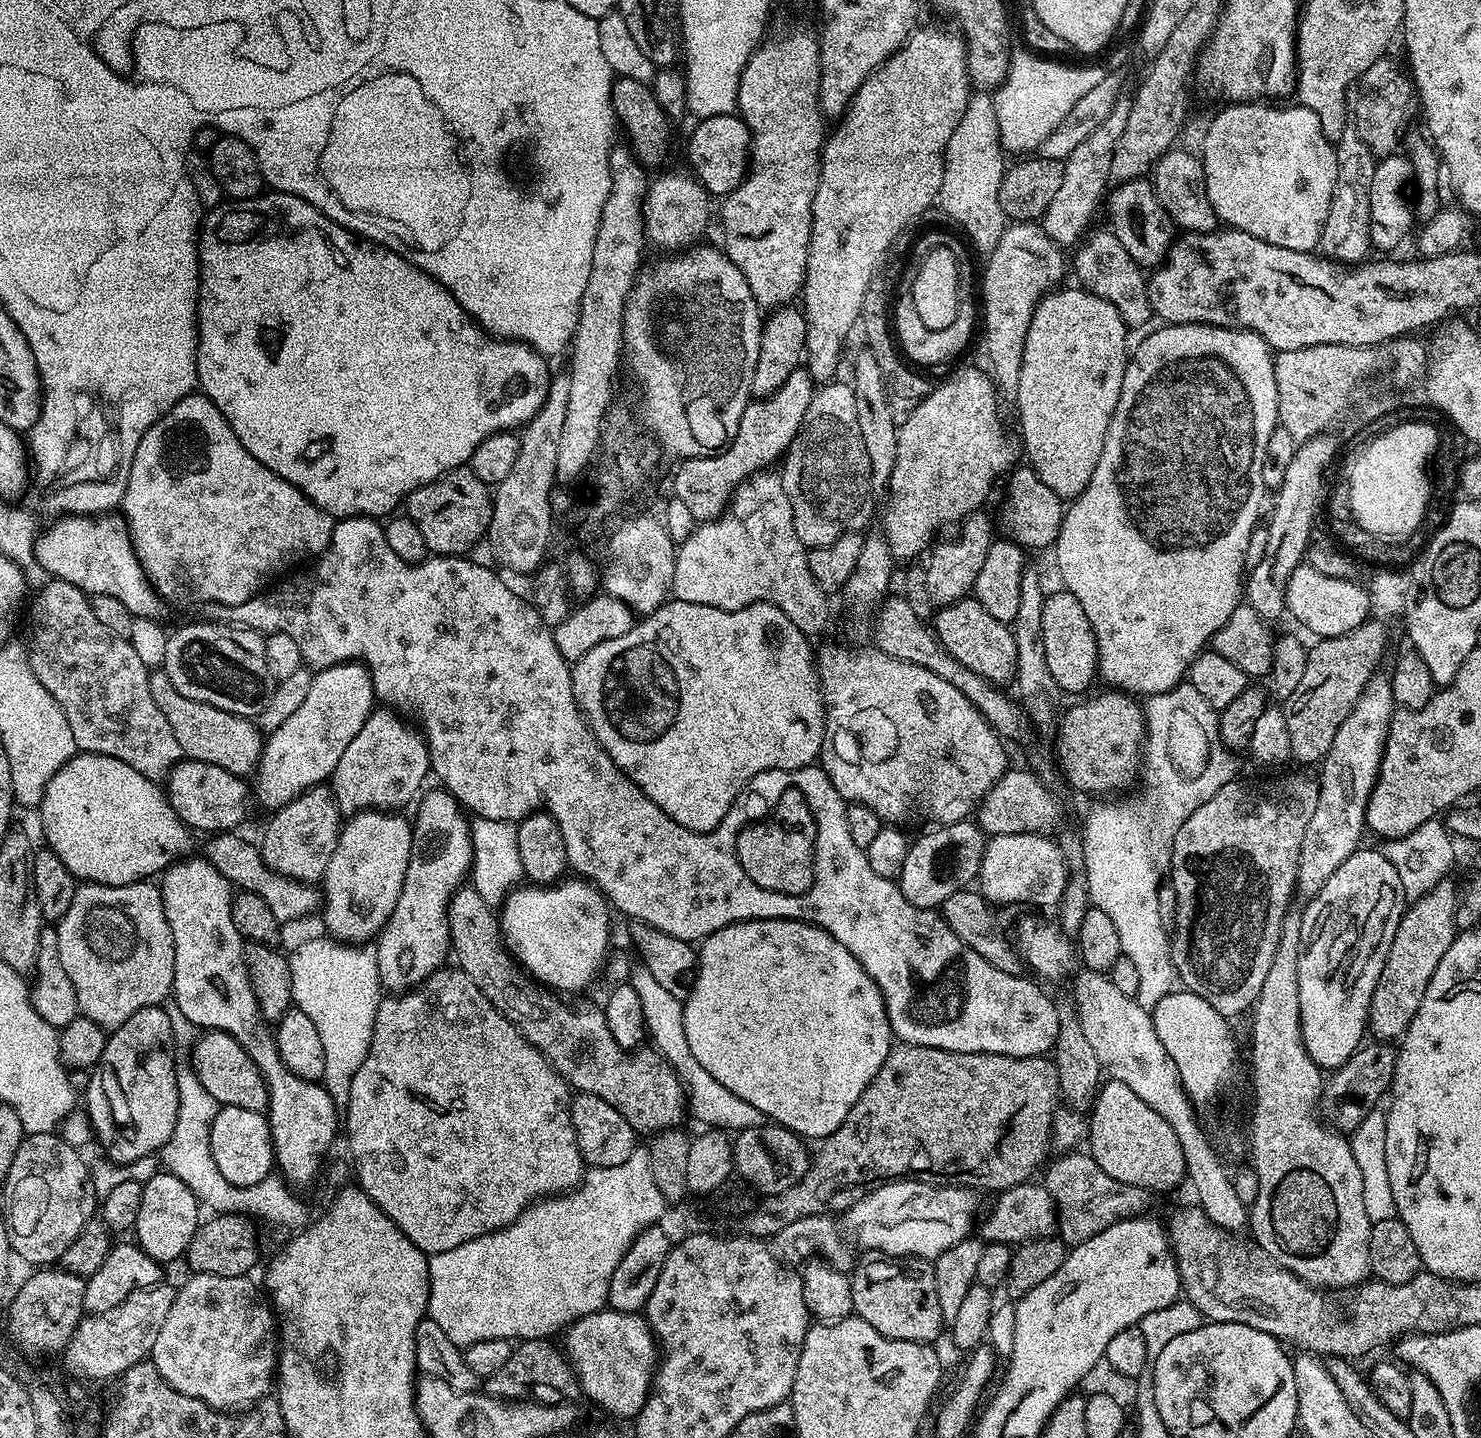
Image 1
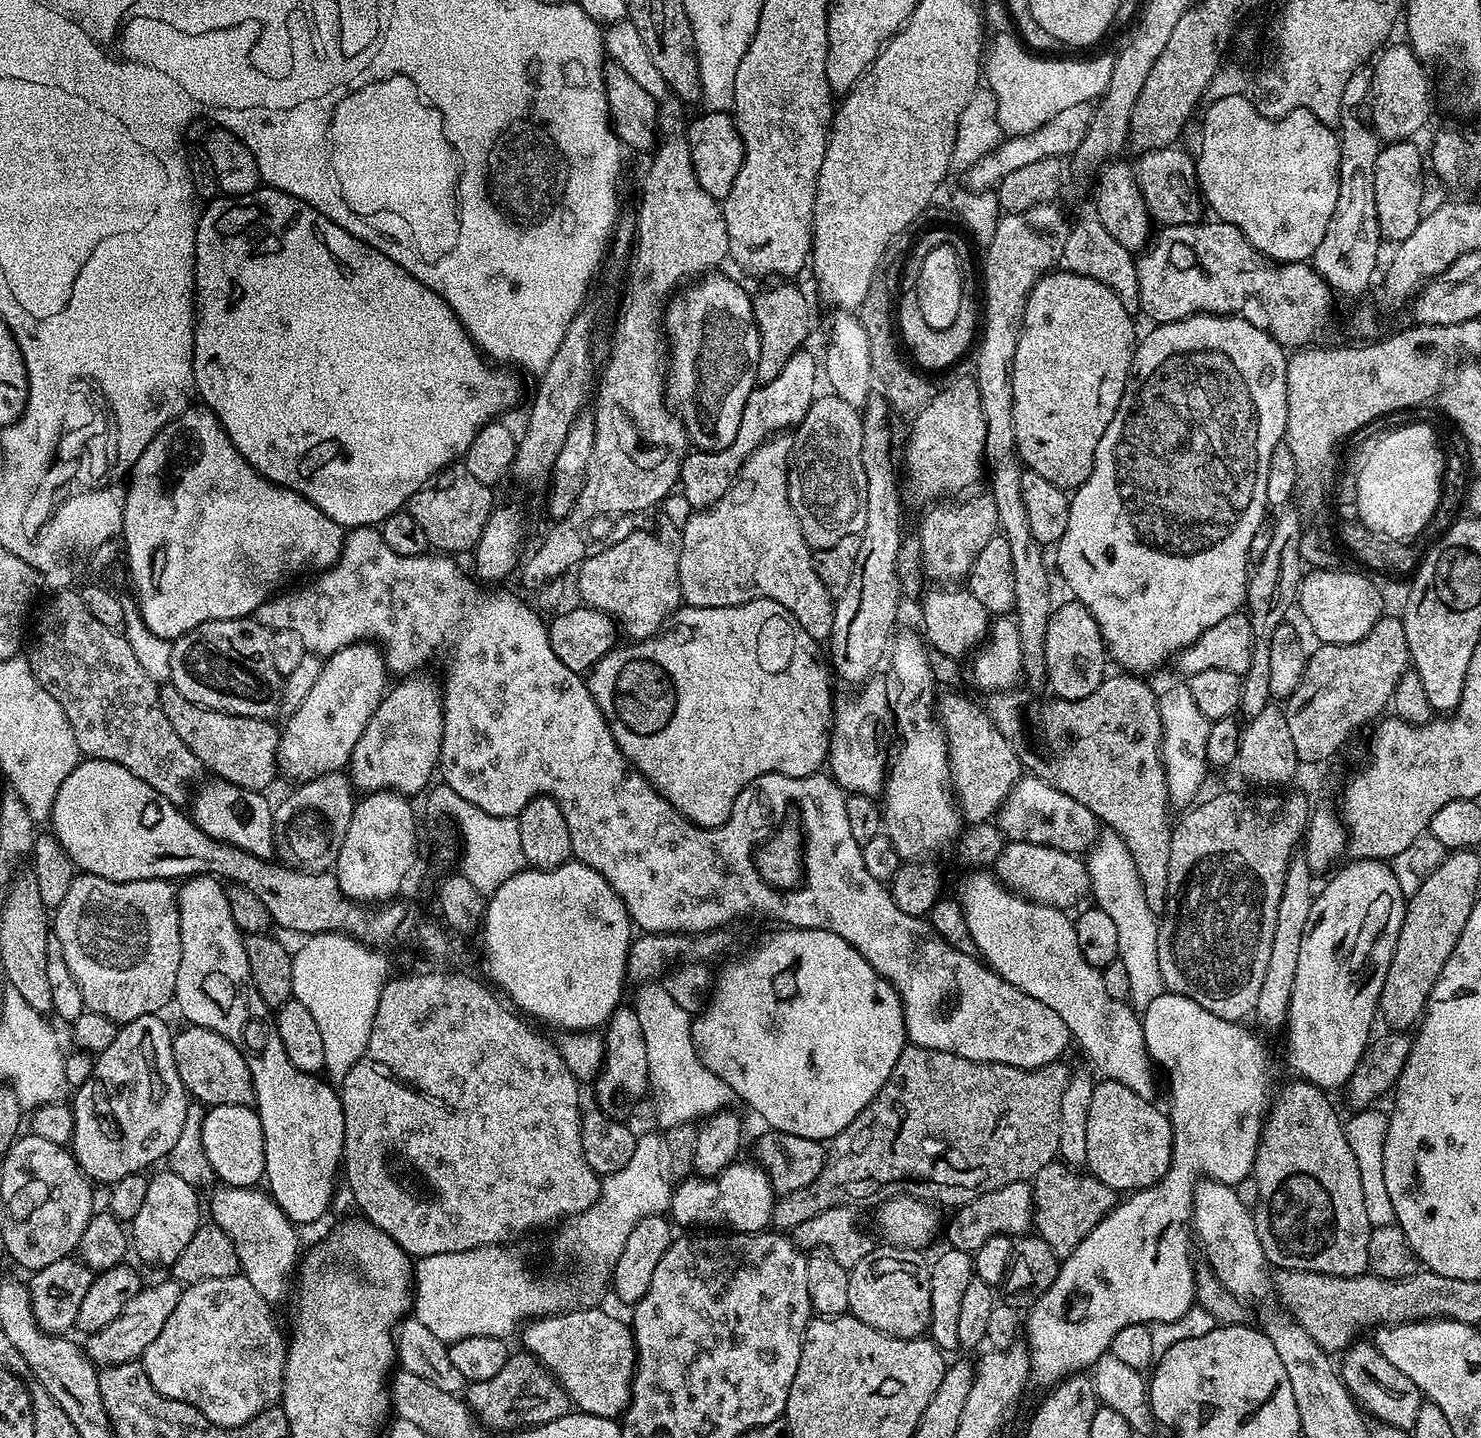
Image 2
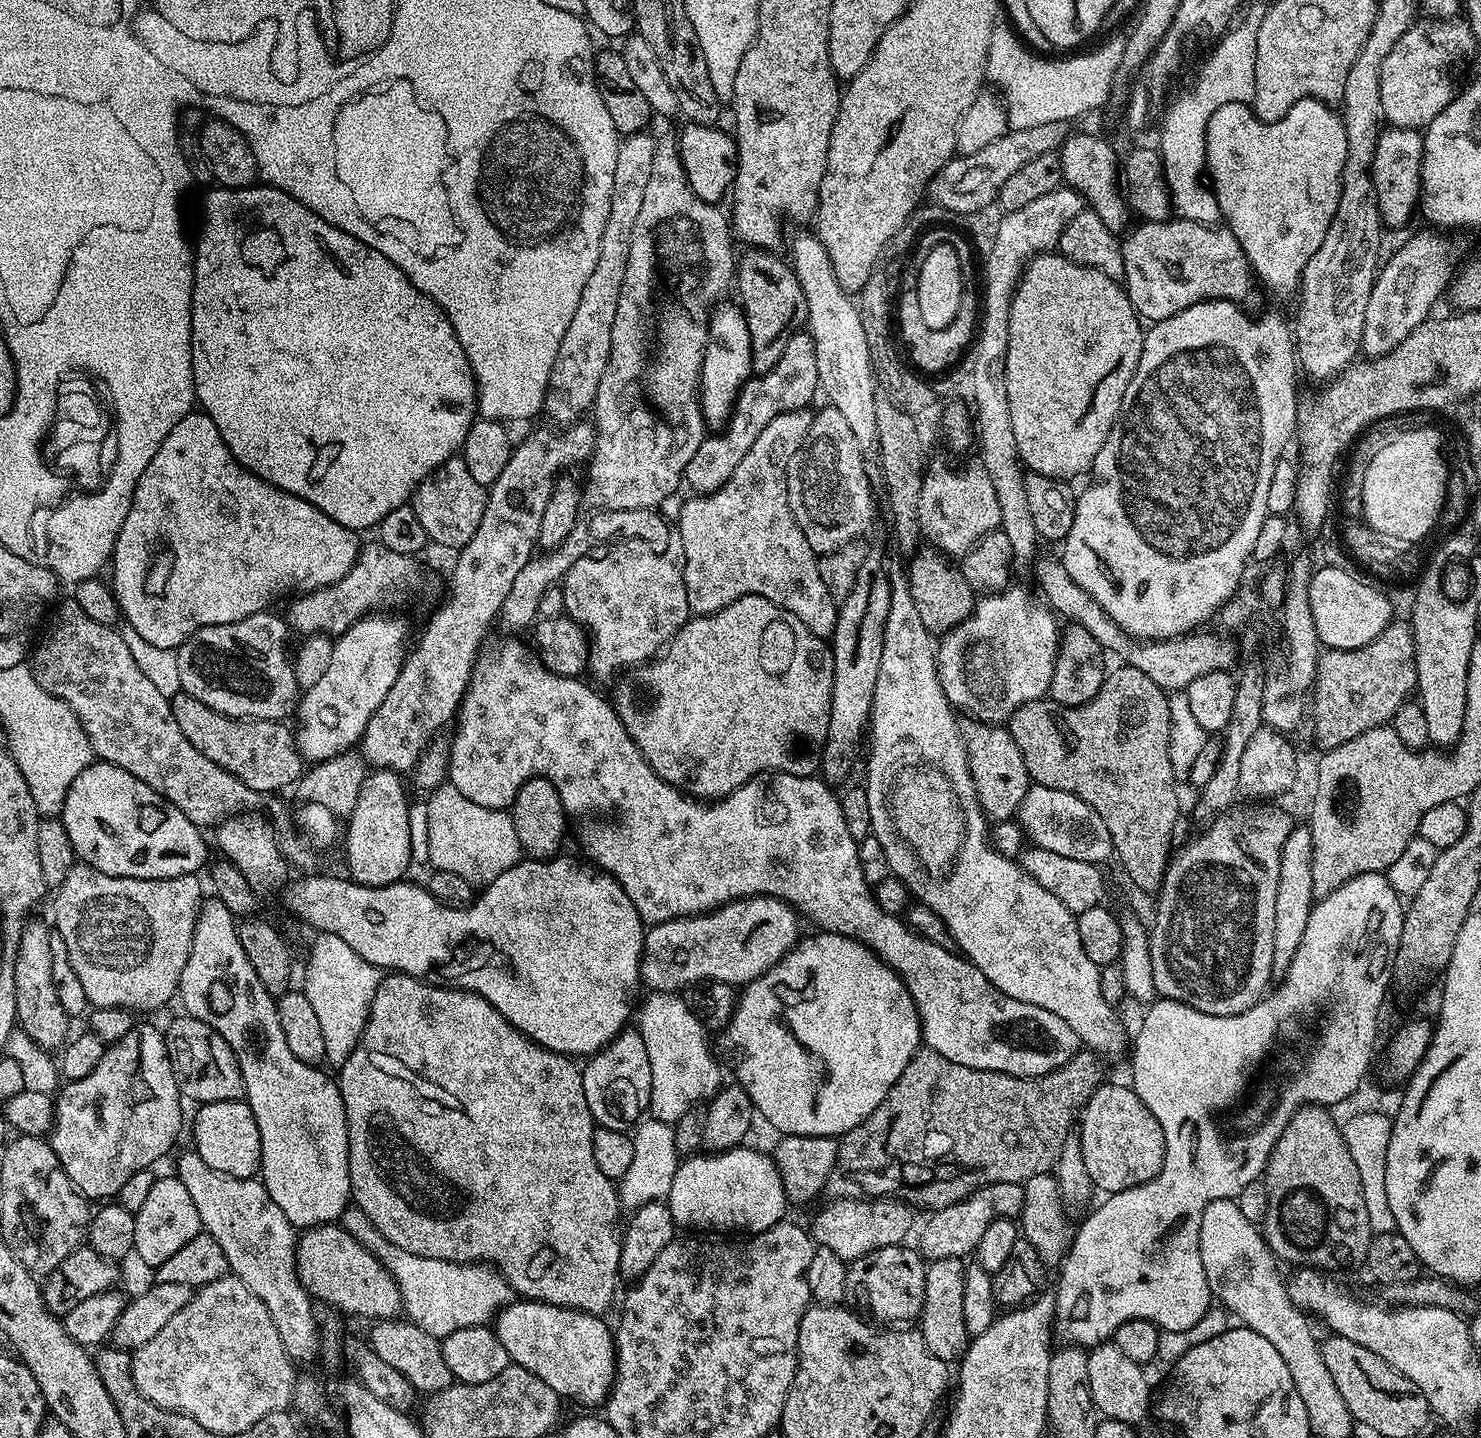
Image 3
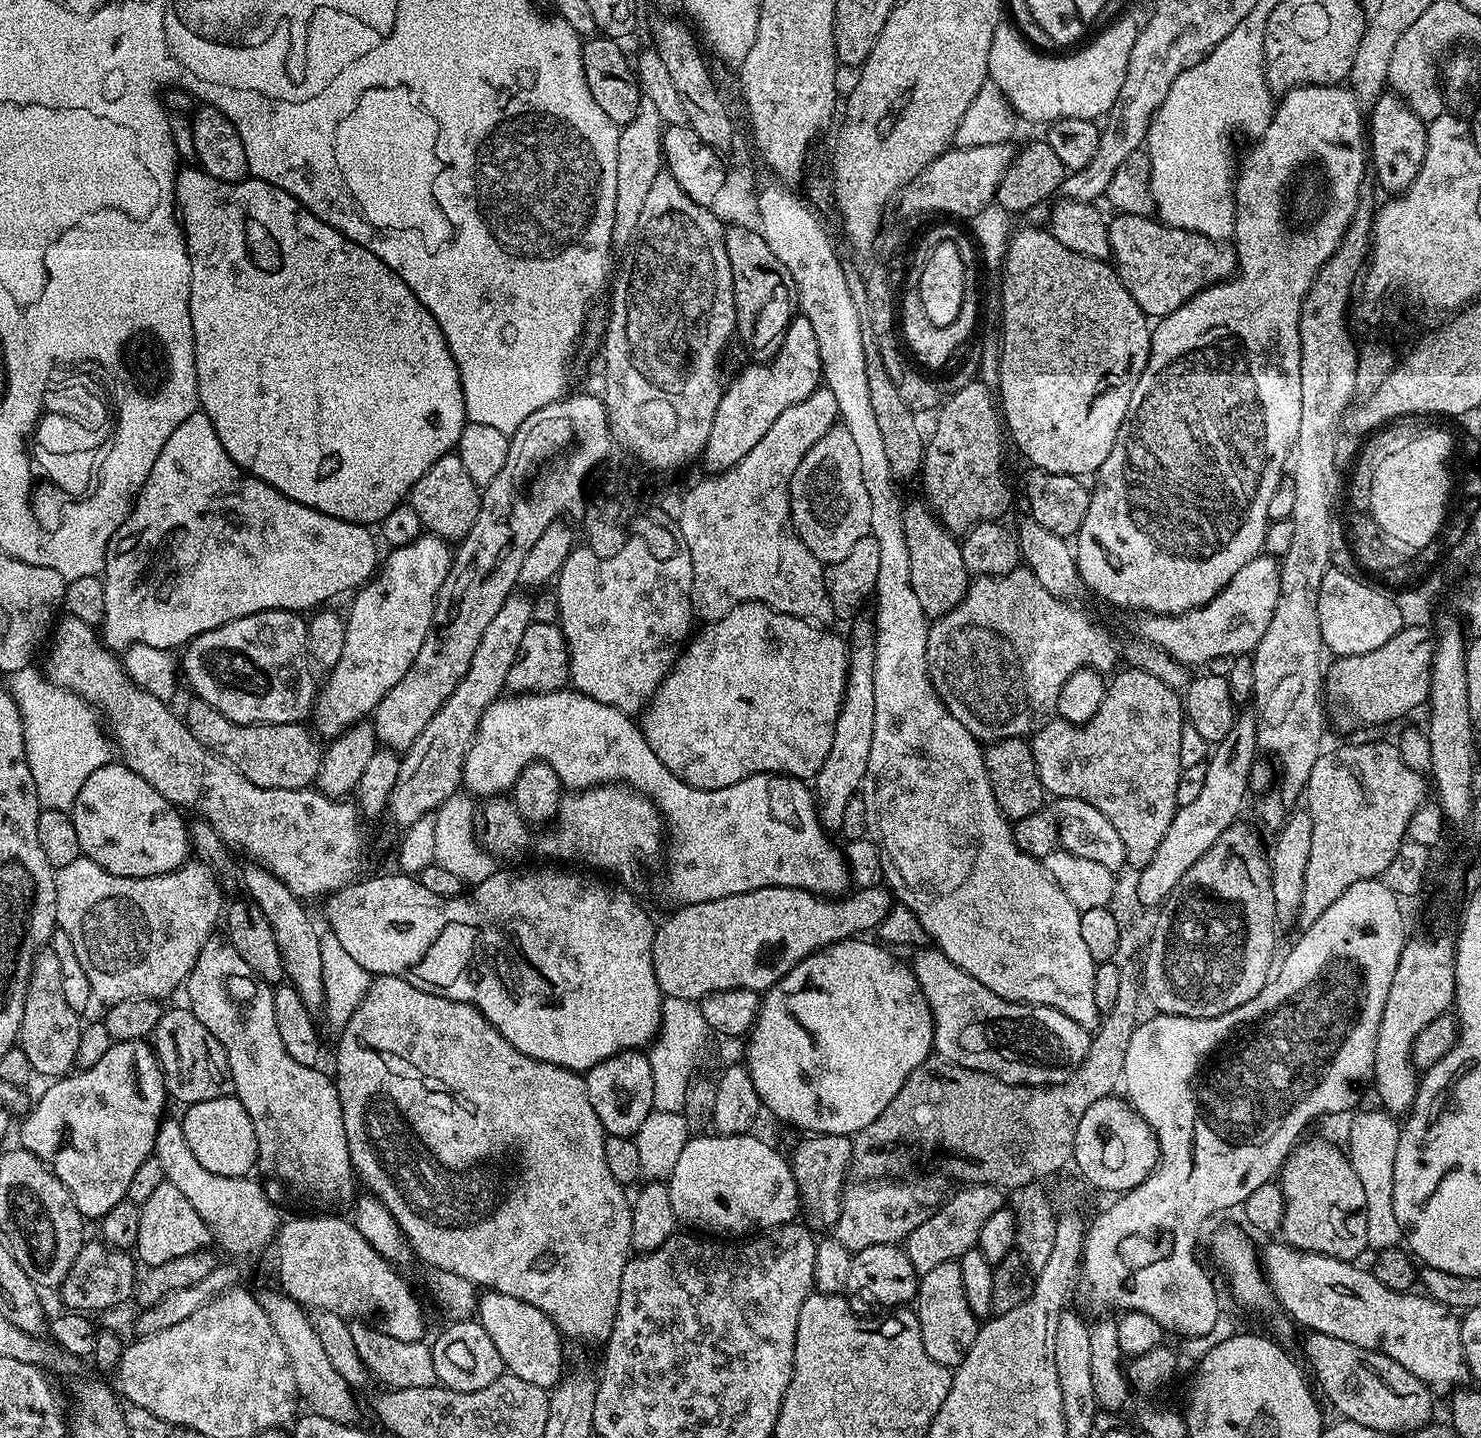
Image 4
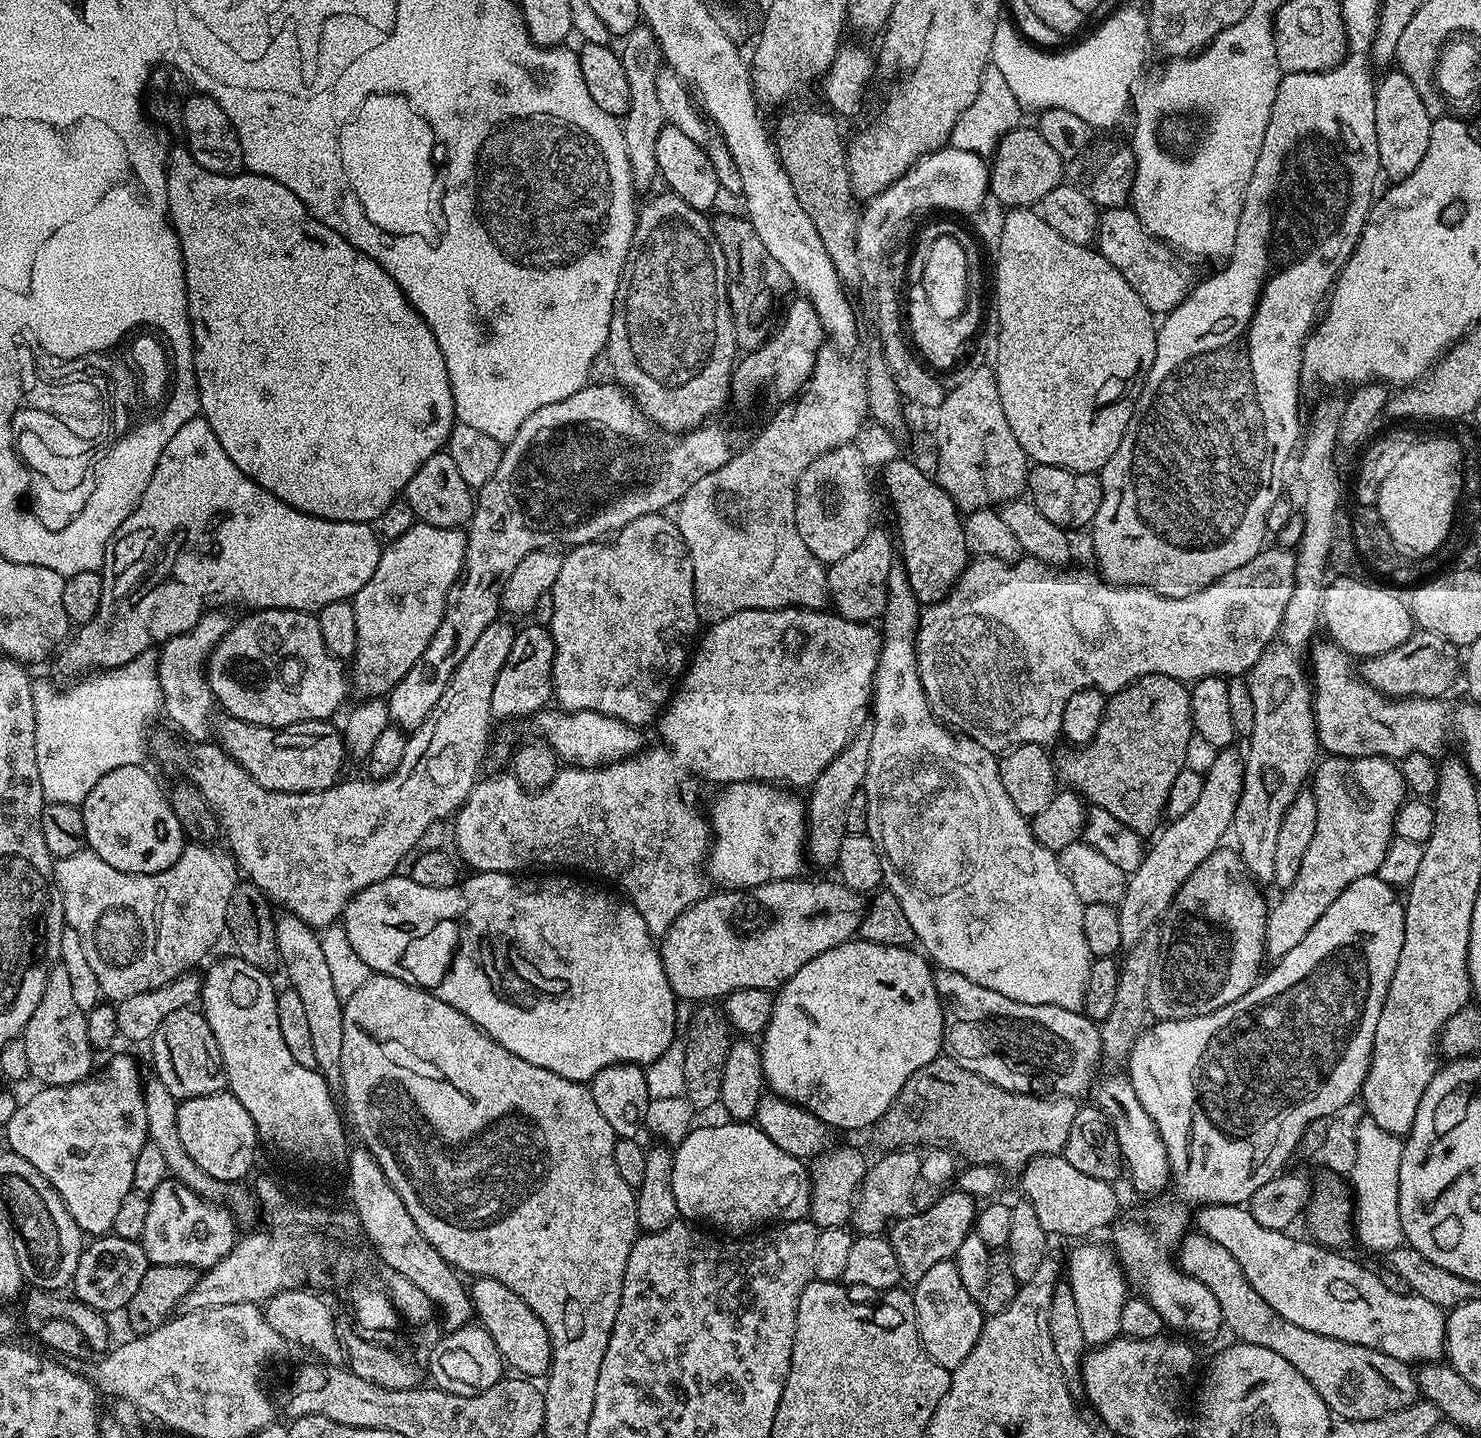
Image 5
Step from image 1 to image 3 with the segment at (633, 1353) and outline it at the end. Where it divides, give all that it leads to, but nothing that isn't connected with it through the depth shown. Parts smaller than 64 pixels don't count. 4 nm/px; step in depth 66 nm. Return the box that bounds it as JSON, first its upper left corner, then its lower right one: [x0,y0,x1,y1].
[494,1298,616,1405]

